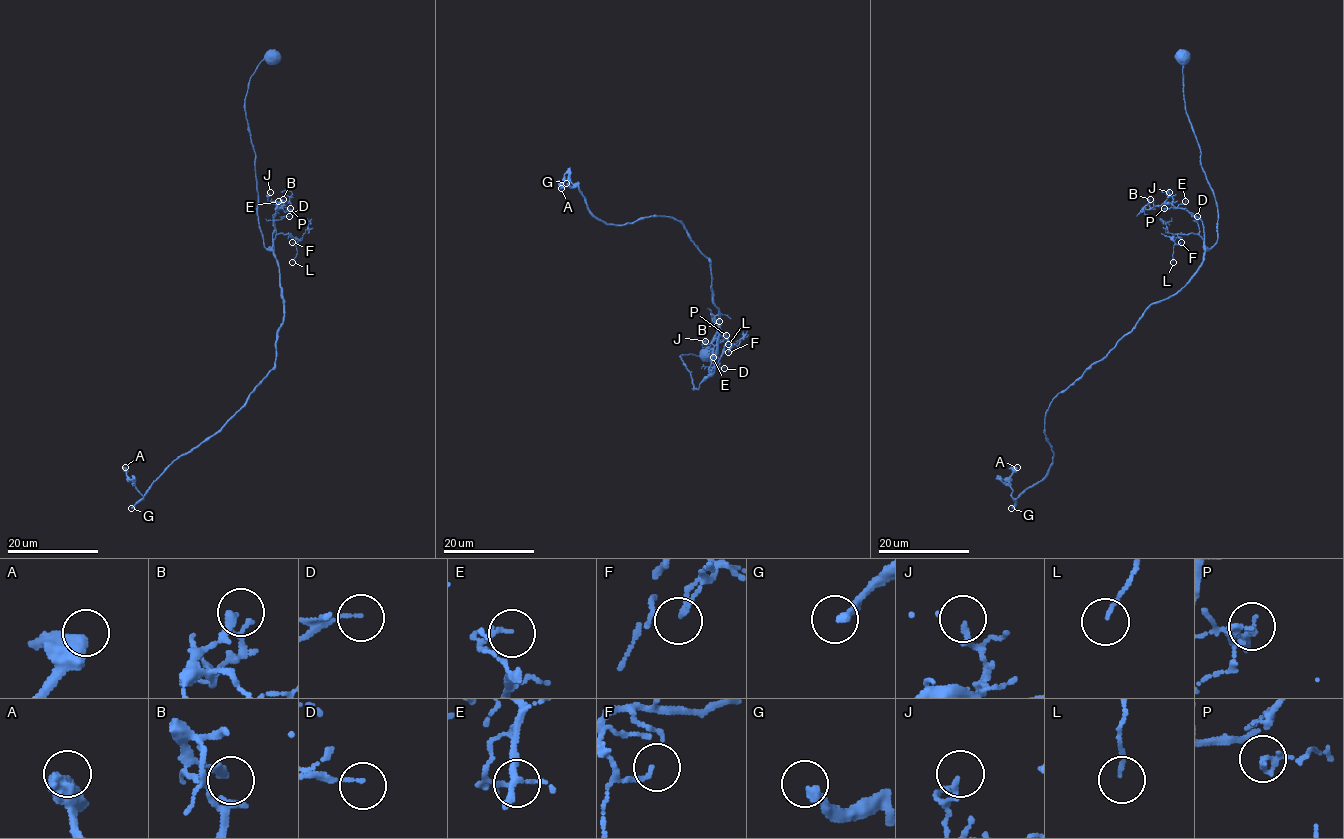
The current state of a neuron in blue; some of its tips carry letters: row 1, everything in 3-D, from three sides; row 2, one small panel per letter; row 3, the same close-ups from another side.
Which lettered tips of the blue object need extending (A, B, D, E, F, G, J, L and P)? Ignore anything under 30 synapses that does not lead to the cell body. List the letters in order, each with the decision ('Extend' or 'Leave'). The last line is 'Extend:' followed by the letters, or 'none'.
A: Leave
B: Leave
D: Leave
E: Leave
F: Leave
G: Extend
J: Leave
L: Leave
P: Leave
Extend: G

